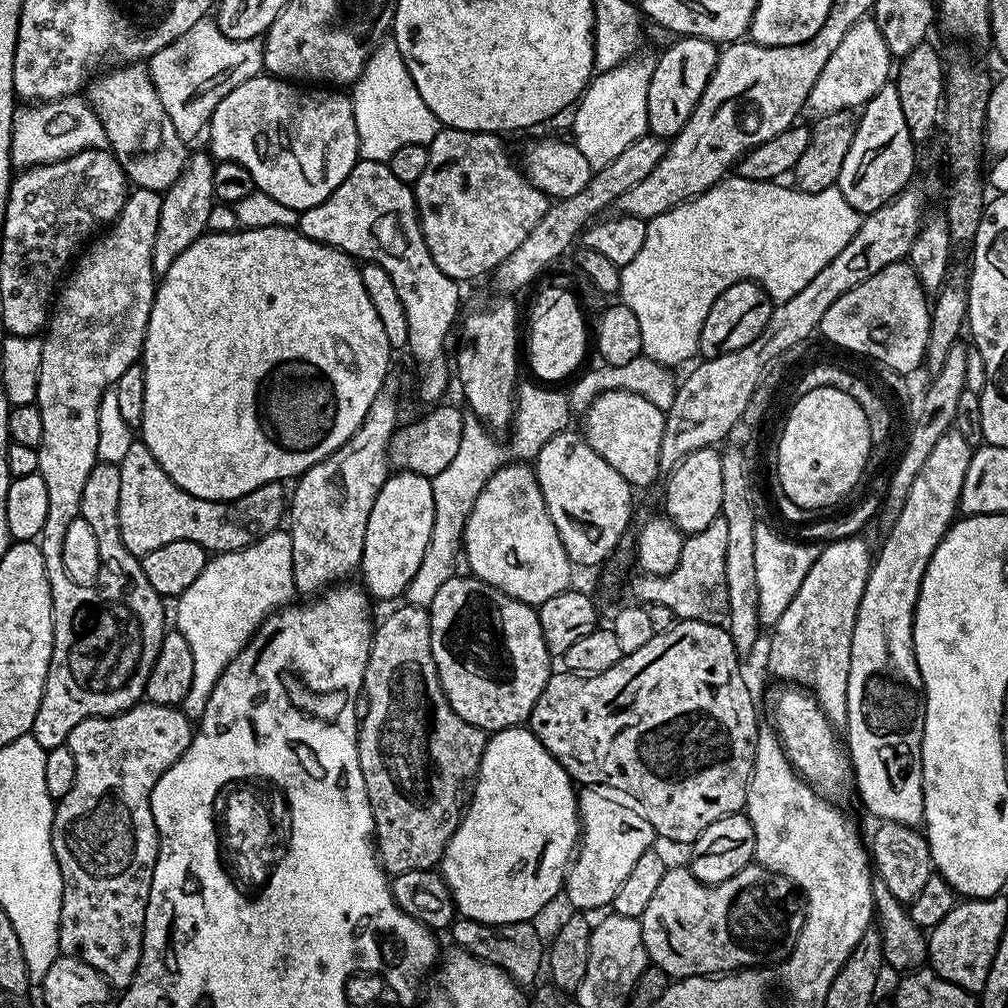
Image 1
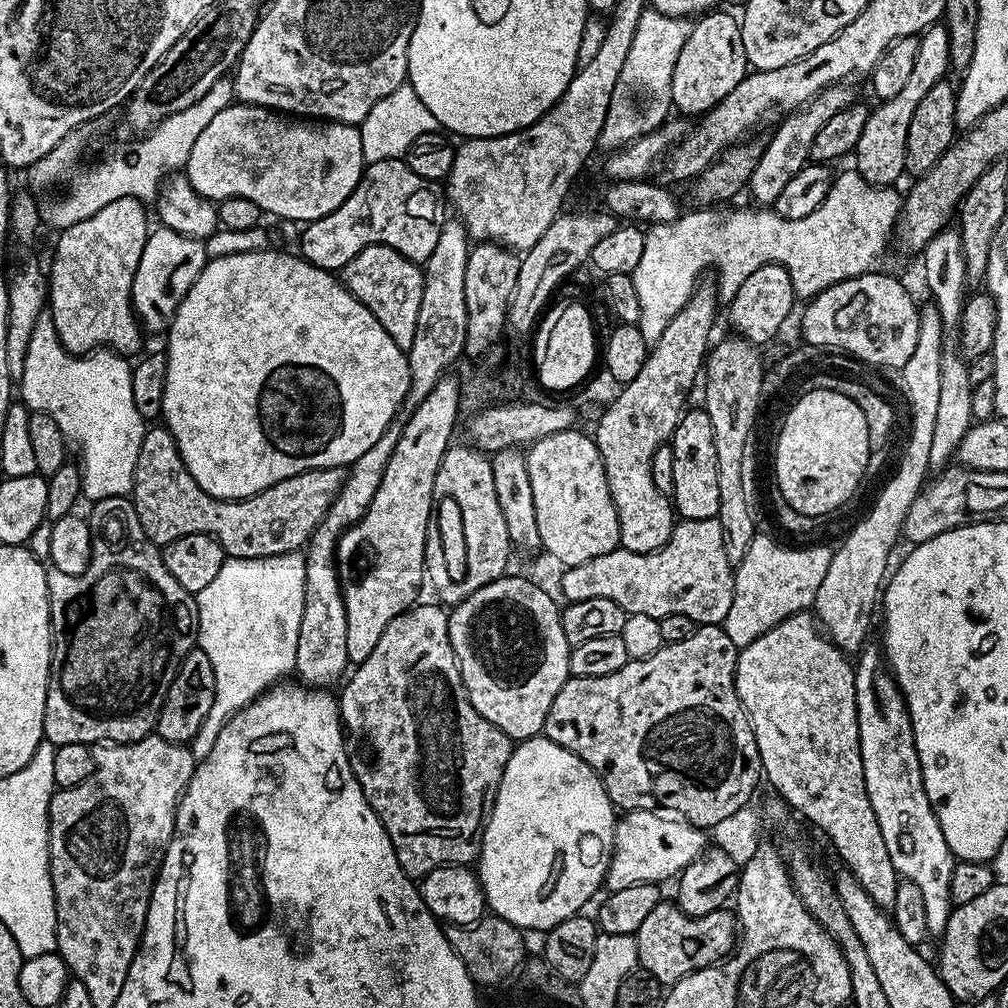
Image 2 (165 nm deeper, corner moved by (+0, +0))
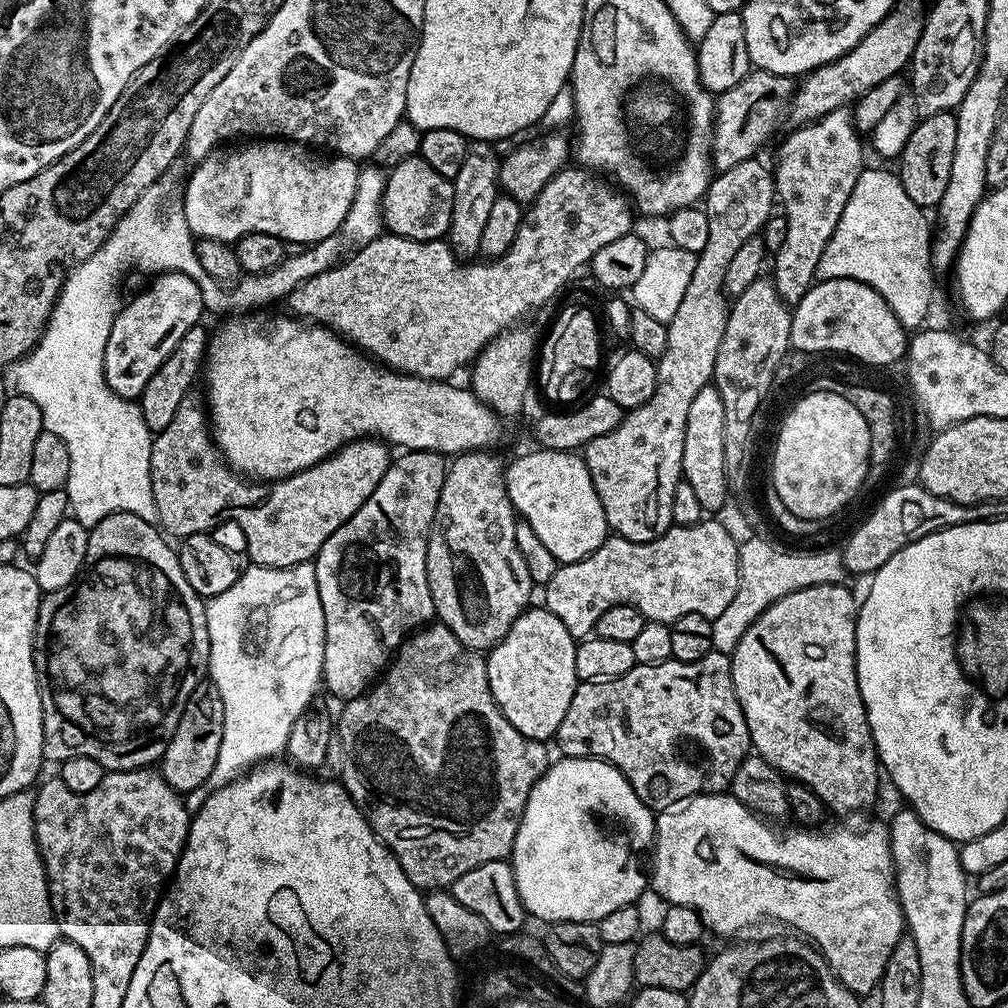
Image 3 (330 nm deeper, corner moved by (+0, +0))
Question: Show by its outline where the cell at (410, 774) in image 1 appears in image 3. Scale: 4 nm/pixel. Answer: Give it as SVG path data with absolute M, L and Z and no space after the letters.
M439 622L429 623L427 626L413 632L412 635L396 649L386 671L381 675L380 679L368 689L368 691L363 692L361 696L355 696L352 700L347 701L347 703L345 703L341 708L344 709L340 712L340 720L338 716L338 723L335 725L334 732L338 737L339 751L342 753L342 769L344 768L342 783L344 789L348 791L352 801L358 805L361 814L368 819L368 823L371 824L372 828L375 830L377 838L379 838L384 845L386 845L387 848L396 855L398 862L402 866L402 870L406 874L406 878L410 878L410 882L413 886L421 890L448 890L451 889L455 880L462 878L462 874L474 870L474 866L482 866L482 862L494 862L495 860L502 860L511 857L514 838L518 834L518 826L520 825L520 819L524 813L526 802L530 798L530 790L538 781L540 781L542 773L548 769L550 757L548 757L547 750L544 749L547 747L545 747L541 741L526 738L522 734L518 734L518 730L514 730L514 726L510 726L510 722L504 717L502 710L494 702L494 694L490 694L490 682L488 681L488 675L486 674L486 660L479 651L467 648L467 646L462 642L458 642L458 638L448 627L446 627L445 624Z

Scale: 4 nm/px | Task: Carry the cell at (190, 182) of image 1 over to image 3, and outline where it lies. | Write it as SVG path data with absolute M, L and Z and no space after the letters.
M161 272L155 277L145 292L140 293L130 304L125 303L116 313L114 322L110 326L110 338L106 338L106 350L104 351L104 377L108 388L114 390L116 396L124 400L136 400L141 390L154 378L154 370L174 354L174 346L182 342L182 334L190 330L196 324L201 323L204 308L206 312L206 298L202 290L198 290L198 282L180 272Z

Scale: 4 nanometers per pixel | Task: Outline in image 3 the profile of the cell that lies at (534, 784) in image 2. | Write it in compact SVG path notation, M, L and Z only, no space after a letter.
M569 756L560 758L560 761L549 763L548 769L540 776L540 781L530 790L530 798L524 807L524 813L518 826L518 834L514 838L514 846L510 863L514 870L514 882L518 886L518 898L522 898L522 906L529 917L536 920L545 920L545 925L551 926L562 922L586 922L587 924L599 922L606 918L606 914L613 910L622 910L622 906L630 906L639 901L644 888L649 887L650 880L646 875L646 868L640 863L645 863L646 853L653 847L656 838L657 813L648 807L638 794L634 794L634 786L630 786L628 779L622 775L612 764L604 760L594 760L586 756Z

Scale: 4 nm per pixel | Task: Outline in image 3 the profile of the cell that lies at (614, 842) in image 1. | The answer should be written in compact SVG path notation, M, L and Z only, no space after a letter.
M712 792L709 796L692 796L683 804L673 807L671 810L664 810L656 818L656 838L654 847L650 852L650 888L656 891L662 899L668 900L669 905L681 904L692 908L700 915L705 929L709 933L717 932L720 936L732 936L735 932L743 930L747 924L760 920L763 916L769 916L772 920L781 920L792 928L797 928L801 937L807 938L818 949L832 975L840 981L844 987L854 993L877 991L880 979L884 976L886 964L894 946L905 935L906 925L904 923L904 912L900 908L900 902L896 899L894 887L894 869L892 867L892 847L888 837L889 825L872 824L861 832L855 832L852 828L828 828L823 830L809 830L804 826L791 826L785 832L776 833L771 823L765 822L756 813L752 812L742 802L738 802L731 794L724 792Z

